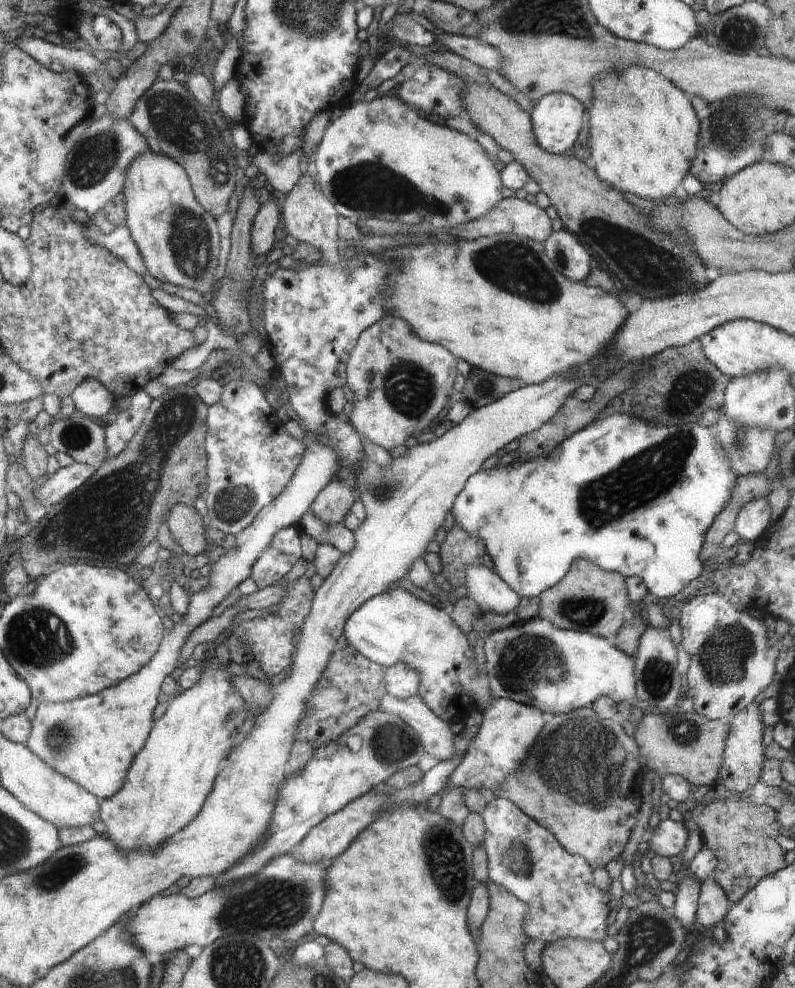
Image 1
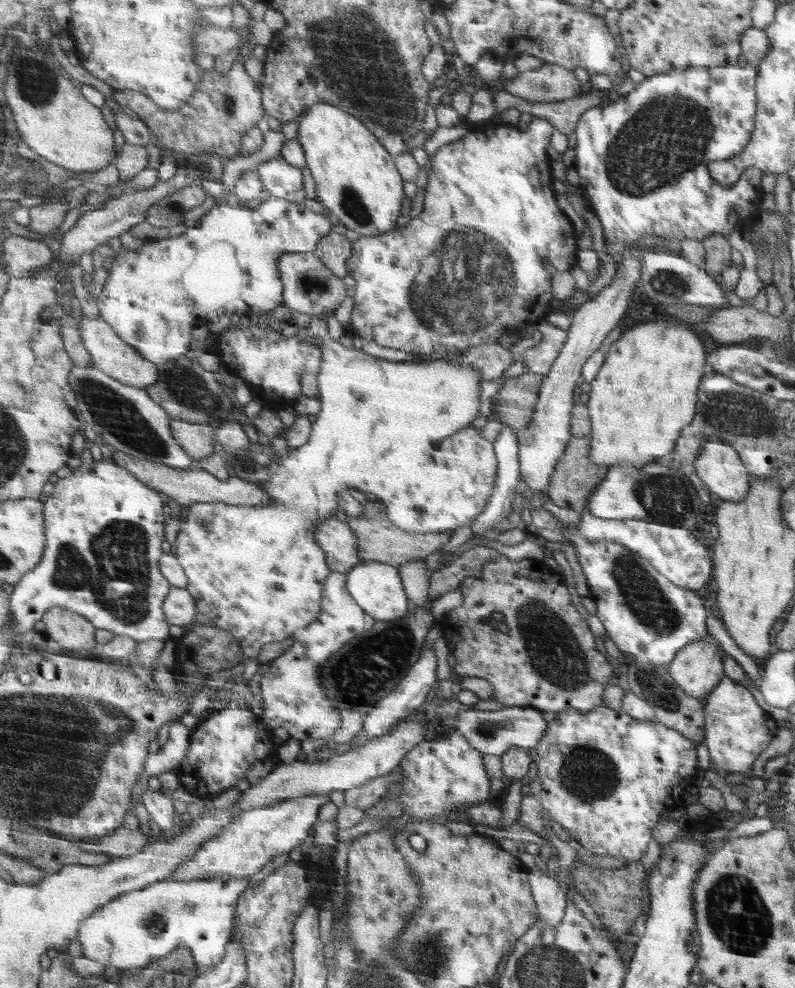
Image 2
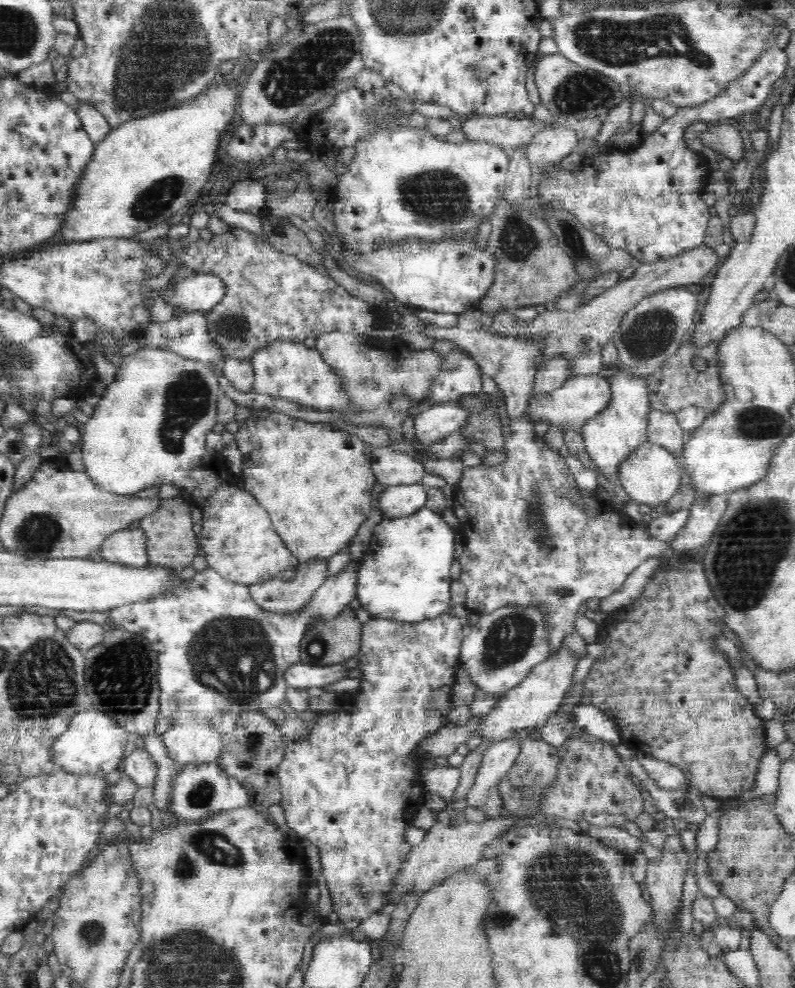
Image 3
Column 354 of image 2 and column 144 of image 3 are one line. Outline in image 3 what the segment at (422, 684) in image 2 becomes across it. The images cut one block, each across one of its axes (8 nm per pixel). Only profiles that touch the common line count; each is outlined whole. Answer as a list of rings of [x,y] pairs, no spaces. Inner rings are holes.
[[[148,733],[142,738],[140,746],[152,755],[154,762],[158,765],[157,777],[153,785],[153,804],[157,808],[169,812],[167,808],[169,807],[170,798],[172,798],[171,784],[180,768],[167,754],[162,736],[156,735],[156,733]]]

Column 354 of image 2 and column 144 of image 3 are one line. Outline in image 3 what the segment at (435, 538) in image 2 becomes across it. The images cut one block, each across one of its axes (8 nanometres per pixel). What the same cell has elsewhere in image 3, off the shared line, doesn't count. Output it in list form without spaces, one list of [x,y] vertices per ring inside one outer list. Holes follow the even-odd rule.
[[[183,496],[164,500],[157,511],[141,518],[140,529],[146,535],[146,555],[150,565],[168,567],[175,571],[189,566],[200,549],[199,539],[194,533],[190,513],[191,501]]]

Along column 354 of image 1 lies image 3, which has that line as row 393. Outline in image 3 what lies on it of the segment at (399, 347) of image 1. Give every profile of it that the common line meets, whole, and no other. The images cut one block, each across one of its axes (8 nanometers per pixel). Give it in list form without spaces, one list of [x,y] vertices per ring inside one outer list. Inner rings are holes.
[[[331,332],[325,335],[320,335],[315,338],[315,349],[321,352],[321,357],[333,368],[333,372],[341,377],[344,381],[345,392],[348,392],[348,397],[353,400],[354,408],[358,412],[384,412],[392,398],[396,394],[404,394],[411,400],[418,403],[428,399],[428,392],[430,392],[430,384],[436,378],[436,374],[440,372],[442,366],[442,356],[438,355],[434,349],[424,349],[421,351],[411,350],[403,341],[389,341],[382,337],[374,338],[366,335],[366,333],[345,333],[345,332]]]

